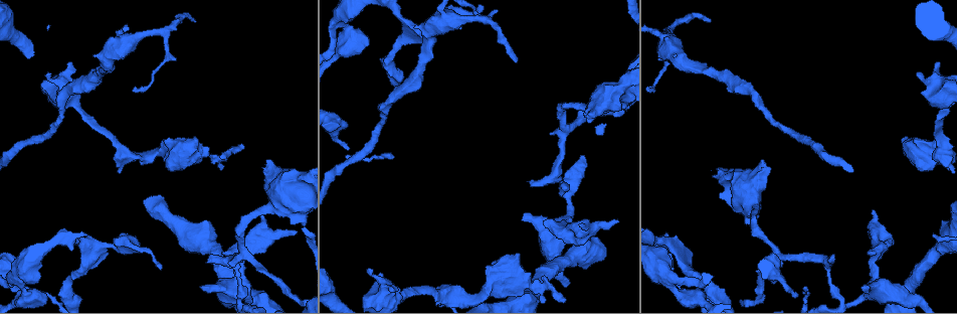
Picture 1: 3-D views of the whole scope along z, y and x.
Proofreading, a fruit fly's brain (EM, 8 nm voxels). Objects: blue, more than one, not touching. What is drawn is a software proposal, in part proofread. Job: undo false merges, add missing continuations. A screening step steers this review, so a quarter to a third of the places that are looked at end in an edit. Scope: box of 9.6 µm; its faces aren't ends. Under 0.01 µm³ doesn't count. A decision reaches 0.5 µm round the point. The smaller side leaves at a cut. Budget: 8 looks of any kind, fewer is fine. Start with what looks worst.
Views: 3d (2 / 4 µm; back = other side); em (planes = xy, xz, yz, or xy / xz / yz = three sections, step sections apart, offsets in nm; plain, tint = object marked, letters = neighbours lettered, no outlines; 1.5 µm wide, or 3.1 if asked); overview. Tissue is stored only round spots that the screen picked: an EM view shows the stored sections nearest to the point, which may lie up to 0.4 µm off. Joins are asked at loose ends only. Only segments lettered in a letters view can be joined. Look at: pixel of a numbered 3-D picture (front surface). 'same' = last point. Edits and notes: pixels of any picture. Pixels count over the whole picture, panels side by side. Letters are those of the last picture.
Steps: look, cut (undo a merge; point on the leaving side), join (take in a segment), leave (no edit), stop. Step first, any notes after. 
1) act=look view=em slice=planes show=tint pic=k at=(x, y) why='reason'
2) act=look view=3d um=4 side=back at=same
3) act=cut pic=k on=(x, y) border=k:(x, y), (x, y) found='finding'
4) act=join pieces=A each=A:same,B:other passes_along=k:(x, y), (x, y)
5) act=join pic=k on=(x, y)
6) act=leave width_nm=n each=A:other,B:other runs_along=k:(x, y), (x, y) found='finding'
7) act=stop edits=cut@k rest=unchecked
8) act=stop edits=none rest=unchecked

act=look view=3d um=2 pic=1 at=(798, 295) why='end of a long branch'

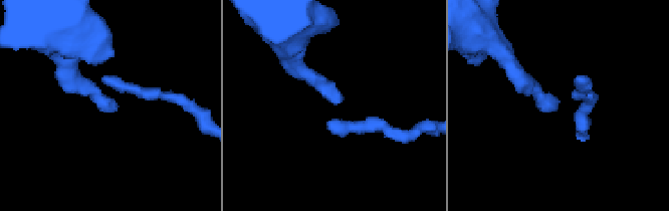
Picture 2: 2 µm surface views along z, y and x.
act=look view=em slice=yz step=8 show=tint pic=2 at=(112, 99)

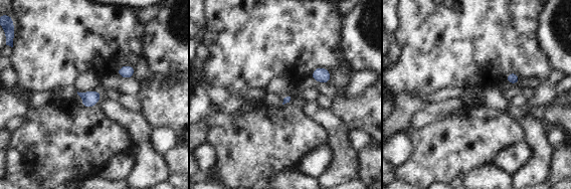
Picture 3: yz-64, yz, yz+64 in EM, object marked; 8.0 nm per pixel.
act=look view=em slice=planes show=letters at=same

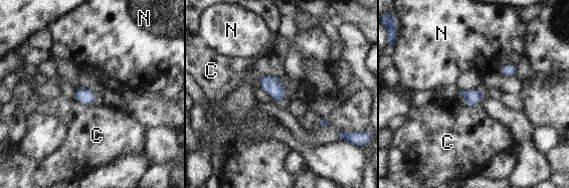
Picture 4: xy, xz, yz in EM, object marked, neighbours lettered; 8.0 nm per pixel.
act=leave each=C:other,N:other border=4:(97, 100), (86, 105), (75, 102) found='no lettered segment goes on from it'

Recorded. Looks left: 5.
act=look view=3d um=4 pic=1 at=(444, 15)

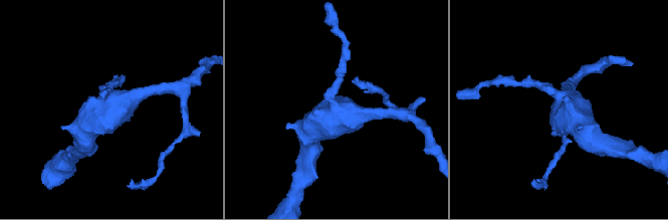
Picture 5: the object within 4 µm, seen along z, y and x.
act=look view=em slice=planes show=letters pic=5 at=(338, 108) arms=3 why='shape alone is not enough'

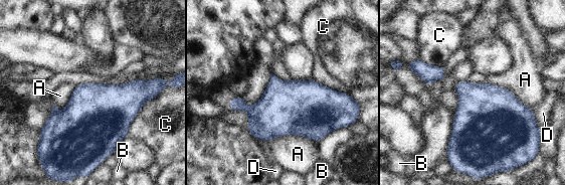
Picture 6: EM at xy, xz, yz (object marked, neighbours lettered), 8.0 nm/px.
act=leave each=A:other,B:other,C:other,D:other border=6:(267, 142), (300, 135), (317, 143) found='one neuron here'

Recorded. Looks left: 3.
act=look view=em slice=xy step=8 show=tint pic=1 at=(45, 74)

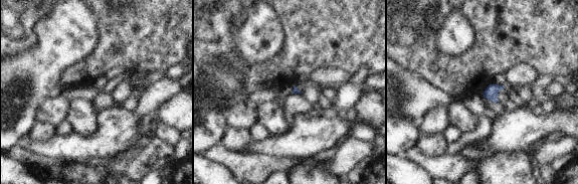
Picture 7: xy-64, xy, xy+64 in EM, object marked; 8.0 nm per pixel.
act=look view=em slice=planes show=letters at=same

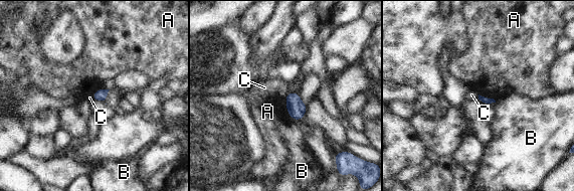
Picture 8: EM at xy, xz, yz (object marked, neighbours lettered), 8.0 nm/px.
act=leave longest_contact=A:180nm each=A:other,B:other,C:other found='none of them fits'

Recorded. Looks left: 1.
act=stop edits=none rest=unchecked

